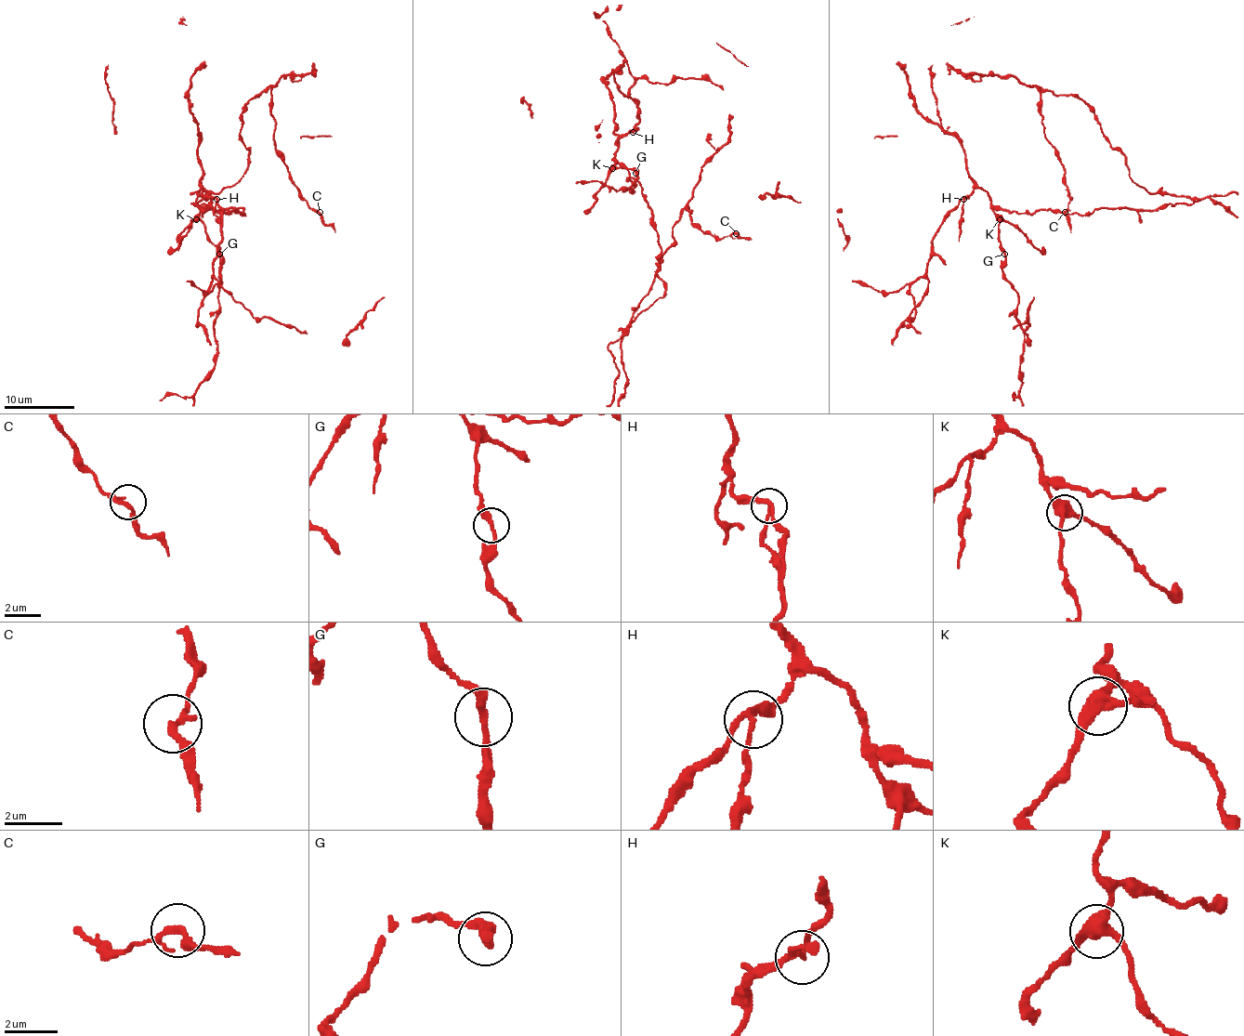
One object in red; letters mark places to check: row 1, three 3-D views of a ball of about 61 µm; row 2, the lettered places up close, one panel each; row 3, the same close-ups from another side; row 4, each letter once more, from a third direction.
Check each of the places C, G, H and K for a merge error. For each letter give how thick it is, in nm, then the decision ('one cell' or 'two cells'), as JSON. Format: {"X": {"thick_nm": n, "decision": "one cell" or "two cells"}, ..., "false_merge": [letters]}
{"C": {"thick_nm": 190, "decision": "one cell"}, "G": {"thick_nm": 260, "decision": "one cell"}, "H": {"thick_nm": 190, "decision": "two cells"}, "K": {"thick_nm": 440, "decision": "one cell"}, "false_merge": ["H"]}

